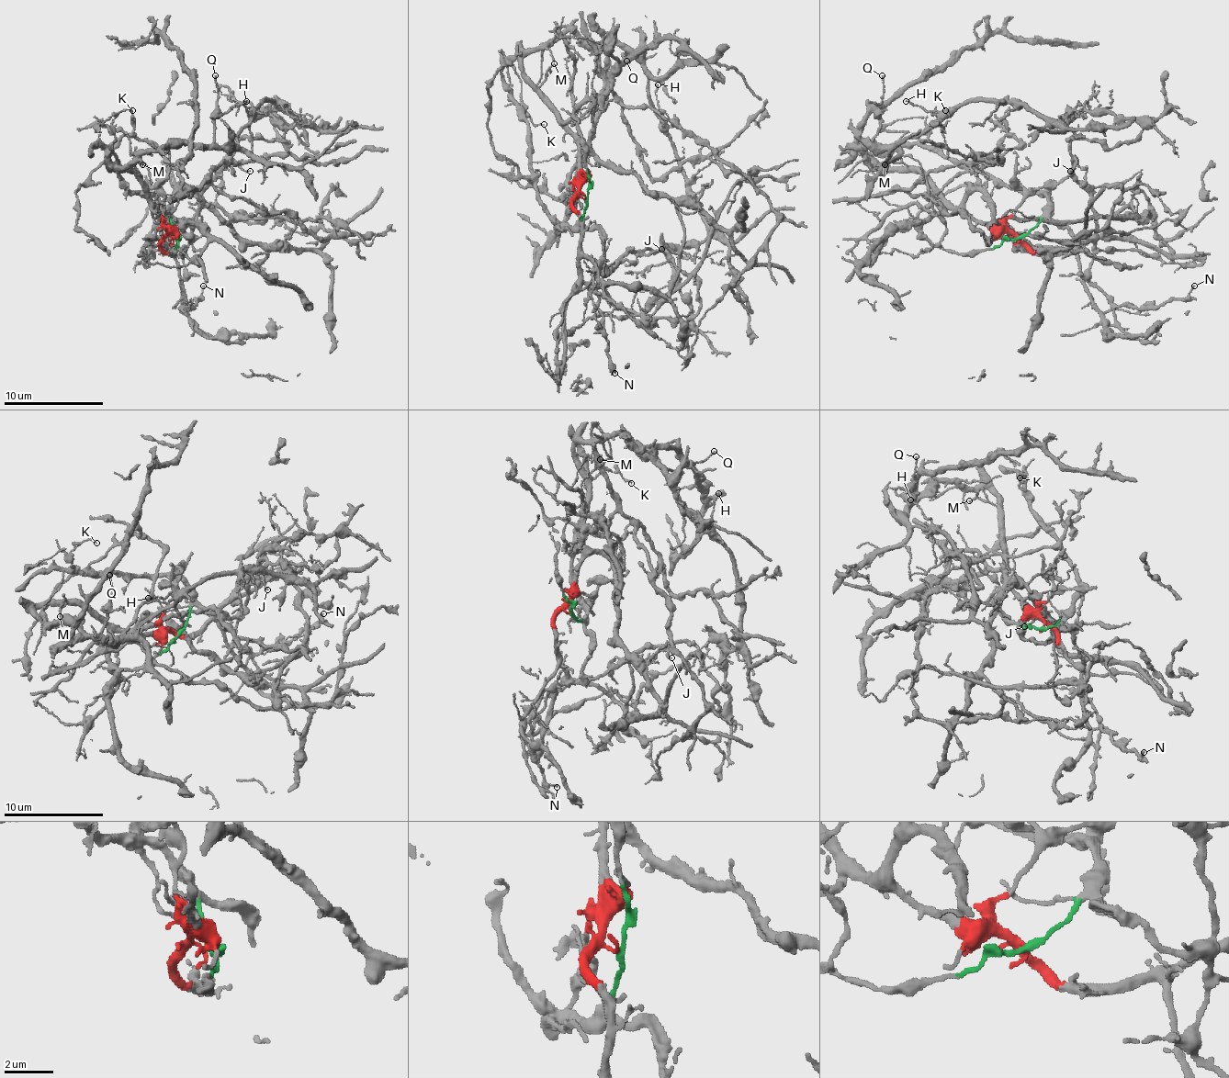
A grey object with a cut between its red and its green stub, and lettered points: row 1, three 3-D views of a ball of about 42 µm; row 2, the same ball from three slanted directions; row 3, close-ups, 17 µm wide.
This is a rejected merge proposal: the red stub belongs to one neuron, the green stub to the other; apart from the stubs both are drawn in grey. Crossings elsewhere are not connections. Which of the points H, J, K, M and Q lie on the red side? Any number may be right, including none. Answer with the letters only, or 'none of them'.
H, M, Q

